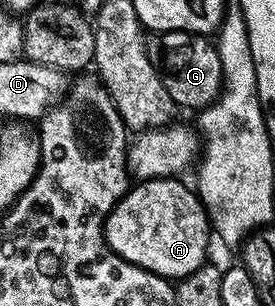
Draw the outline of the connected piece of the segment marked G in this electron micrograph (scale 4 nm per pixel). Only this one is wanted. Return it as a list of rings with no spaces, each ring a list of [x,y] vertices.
[[[165,32],[162,37],[164,56],[159,69],[164,77],[166,94],[170,94],[180,110],[209,108],[219,98],[220,89],[224,86],[222,62],[218,62],[215,43],[207,35],[198,32]]]

